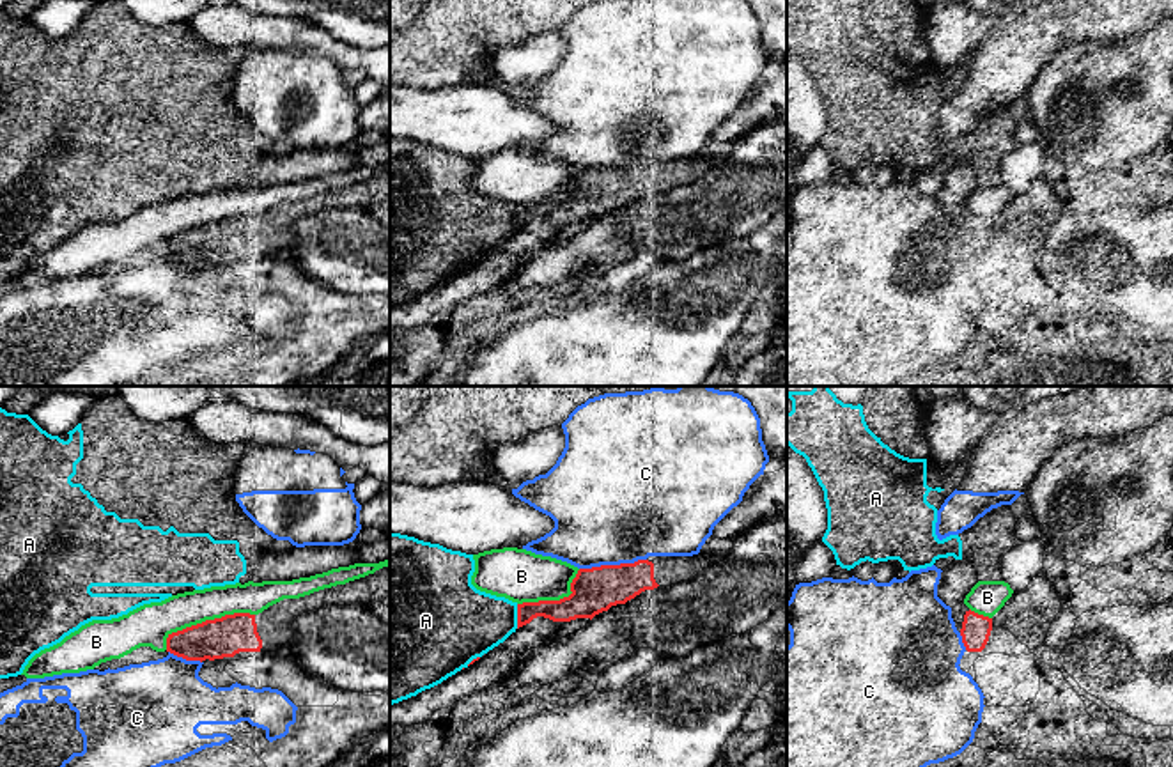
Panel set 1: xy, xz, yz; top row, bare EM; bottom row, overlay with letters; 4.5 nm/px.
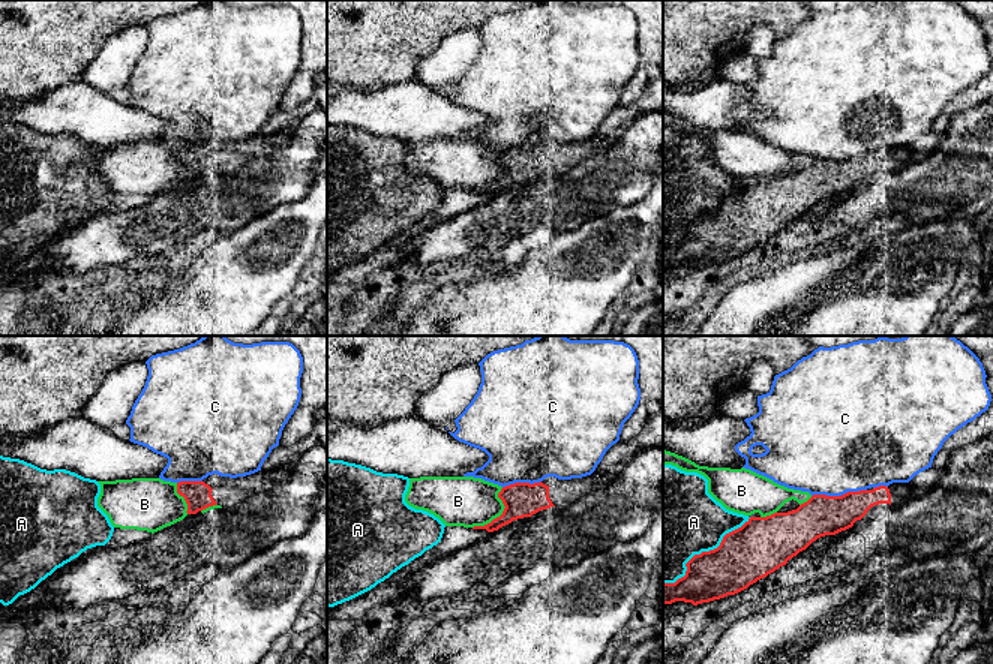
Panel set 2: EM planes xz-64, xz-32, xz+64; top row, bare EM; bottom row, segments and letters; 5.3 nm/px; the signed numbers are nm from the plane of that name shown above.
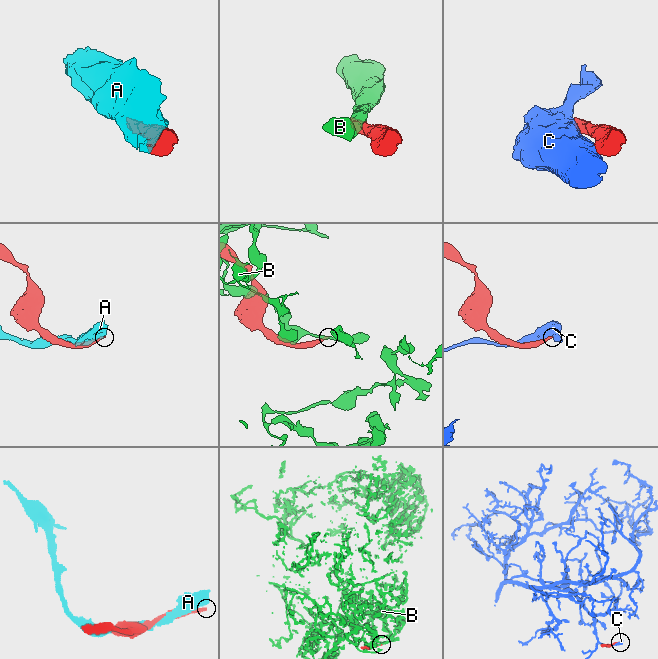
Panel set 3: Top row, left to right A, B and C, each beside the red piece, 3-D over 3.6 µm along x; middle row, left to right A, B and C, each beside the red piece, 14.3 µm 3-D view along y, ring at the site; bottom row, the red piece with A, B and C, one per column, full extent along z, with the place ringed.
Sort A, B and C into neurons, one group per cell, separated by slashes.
A / B / C

